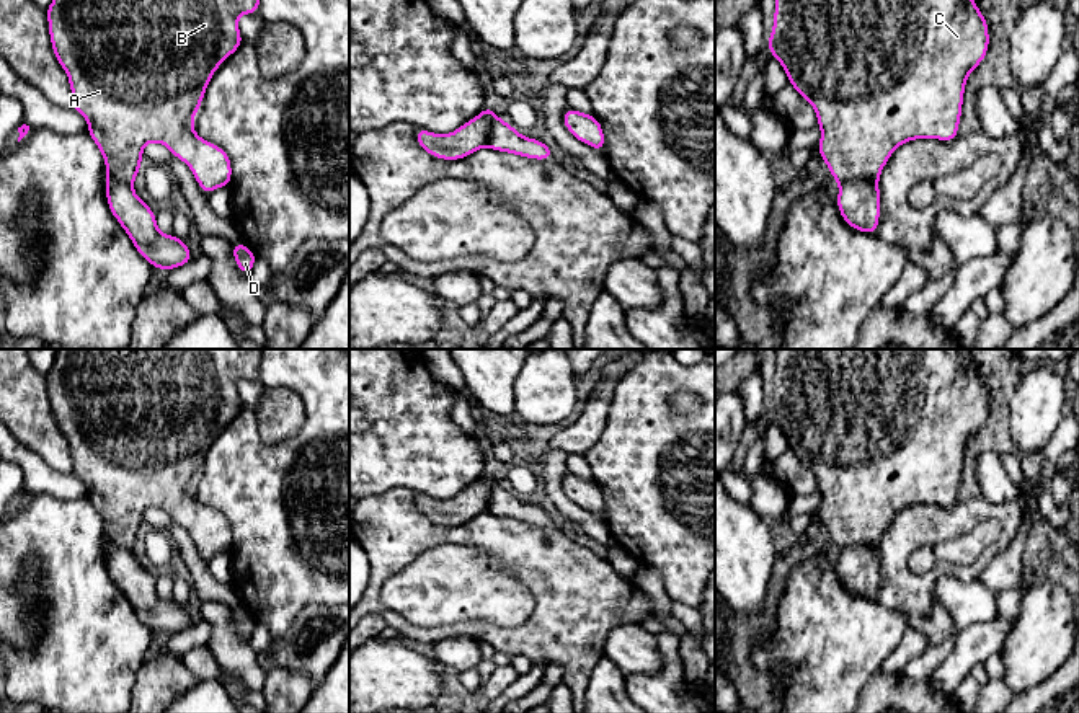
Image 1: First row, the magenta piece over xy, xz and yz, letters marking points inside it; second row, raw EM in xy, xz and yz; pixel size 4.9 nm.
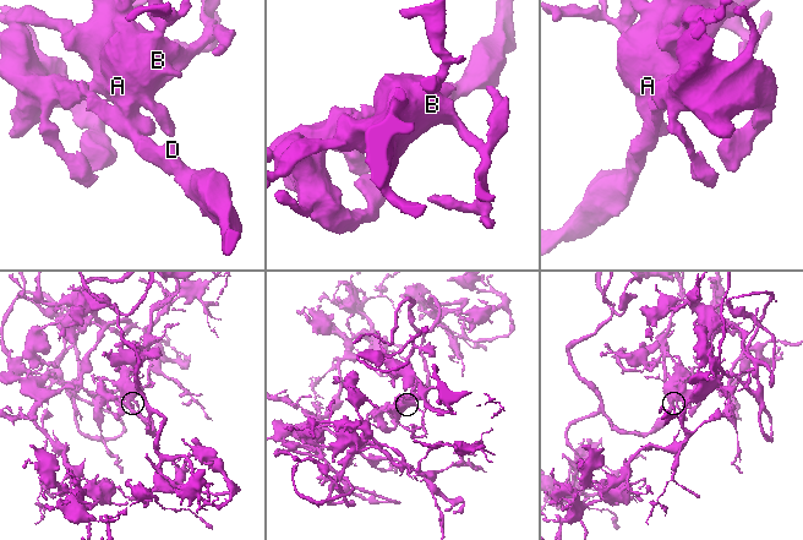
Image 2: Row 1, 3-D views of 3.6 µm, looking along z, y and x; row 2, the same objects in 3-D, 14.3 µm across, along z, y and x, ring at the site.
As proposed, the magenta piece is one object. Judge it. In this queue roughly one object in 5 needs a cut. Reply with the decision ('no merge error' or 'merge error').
no merge error

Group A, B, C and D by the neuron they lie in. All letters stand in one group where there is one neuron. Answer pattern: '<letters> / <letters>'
A B C D

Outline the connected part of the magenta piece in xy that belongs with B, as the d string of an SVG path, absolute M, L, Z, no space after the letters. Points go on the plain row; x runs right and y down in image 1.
M57 349L54 365L46 374L52 416L69 442L72 473L87 485L87 498L104 524L108 573L152 633L171 636L193 623L186 607L157 594L157 579L132 555L144 525L142 516L149 507L170 514L175 524L189 532L206 561L230 551L232 529L227 517L201 504L193 494L193 485L214 437L243 408L238 382L258 379L260 369L261 349Z

